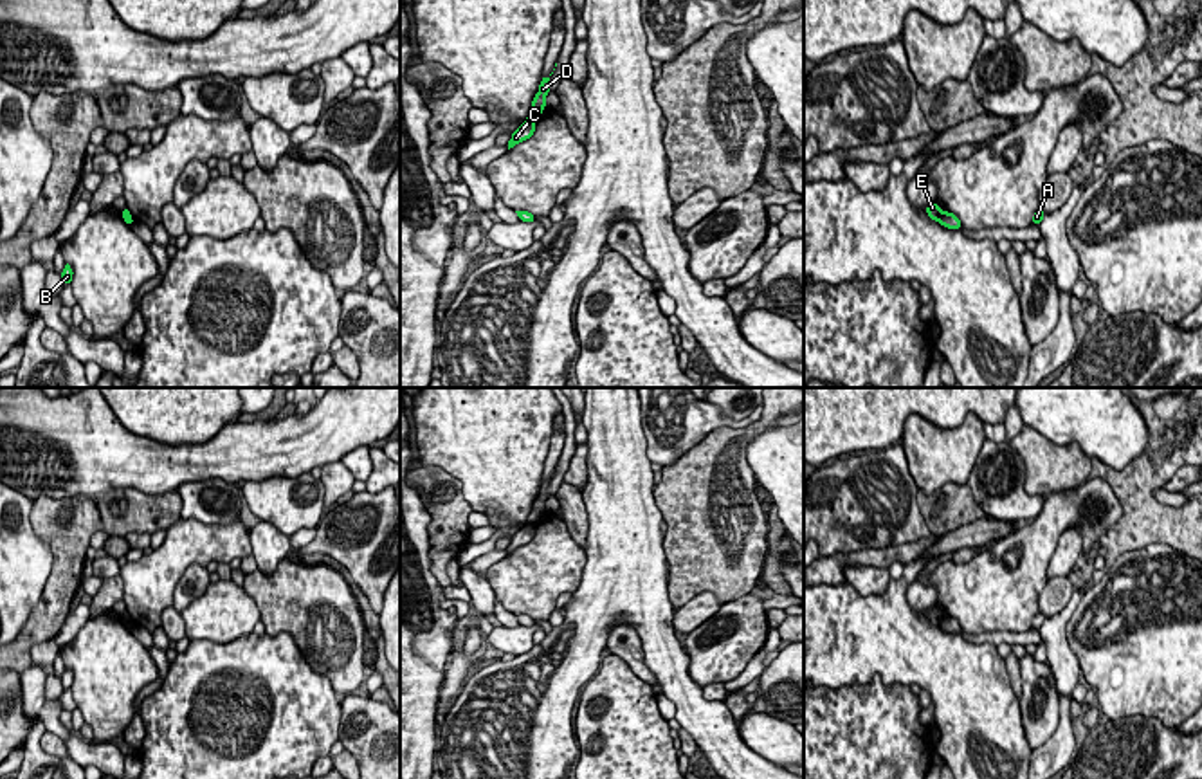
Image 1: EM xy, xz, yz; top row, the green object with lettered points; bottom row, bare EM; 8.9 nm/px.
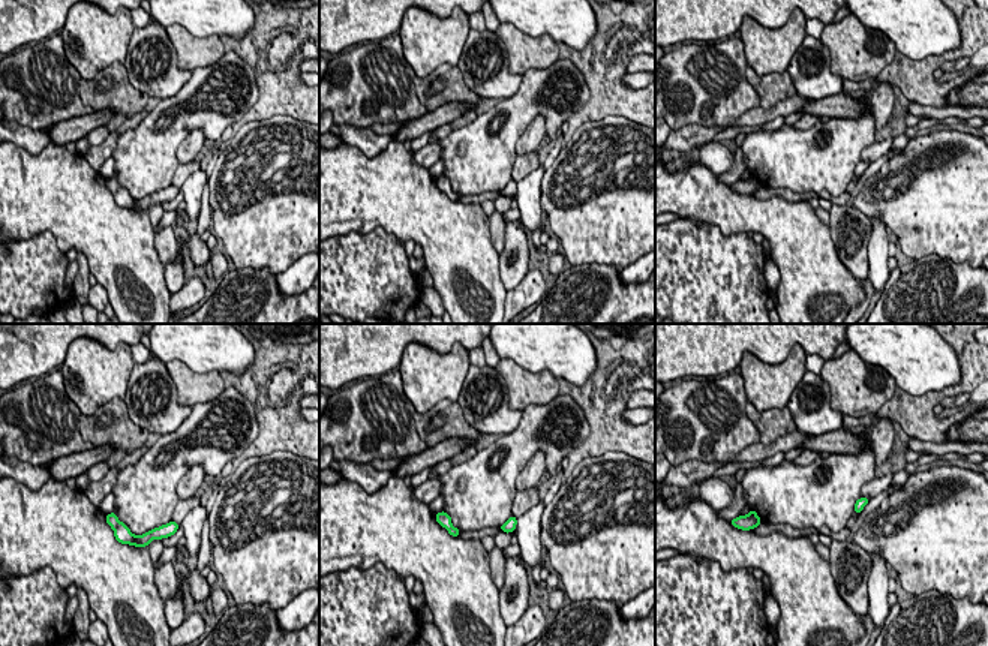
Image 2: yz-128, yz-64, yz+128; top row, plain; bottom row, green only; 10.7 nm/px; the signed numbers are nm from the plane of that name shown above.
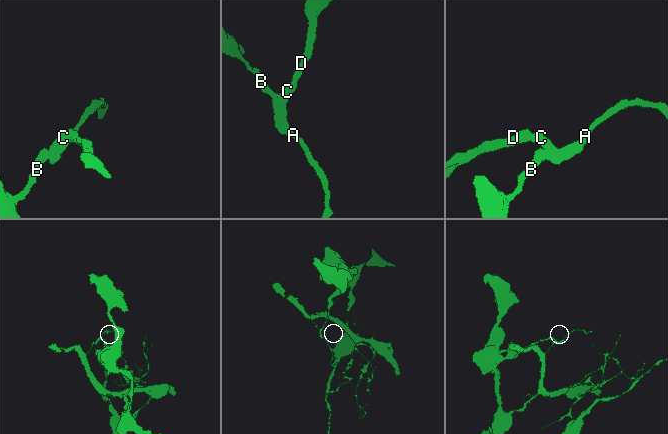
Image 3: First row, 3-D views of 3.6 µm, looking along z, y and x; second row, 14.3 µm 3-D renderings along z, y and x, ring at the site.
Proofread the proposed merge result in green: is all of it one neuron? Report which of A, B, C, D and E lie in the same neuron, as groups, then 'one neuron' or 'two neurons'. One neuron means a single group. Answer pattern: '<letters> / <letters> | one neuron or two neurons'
A B C / D E | two neurons

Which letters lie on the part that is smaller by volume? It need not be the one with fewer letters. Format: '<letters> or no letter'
A, B, C

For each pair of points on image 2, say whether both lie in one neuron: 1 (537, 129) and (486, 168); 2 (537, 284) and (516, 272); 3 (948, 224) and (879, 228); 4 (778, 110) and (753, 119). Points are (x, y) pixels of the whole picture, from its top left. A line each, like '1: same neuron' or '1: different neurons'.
1: different neurons
2: different neurons
3: different neurons
4: same neuron

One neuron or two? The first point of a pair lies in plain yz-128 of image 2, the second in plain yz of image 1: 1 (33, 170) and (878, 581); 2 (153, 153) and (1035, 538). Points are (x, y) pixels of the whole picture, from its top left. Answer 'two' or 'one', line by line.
1: two
2: one

